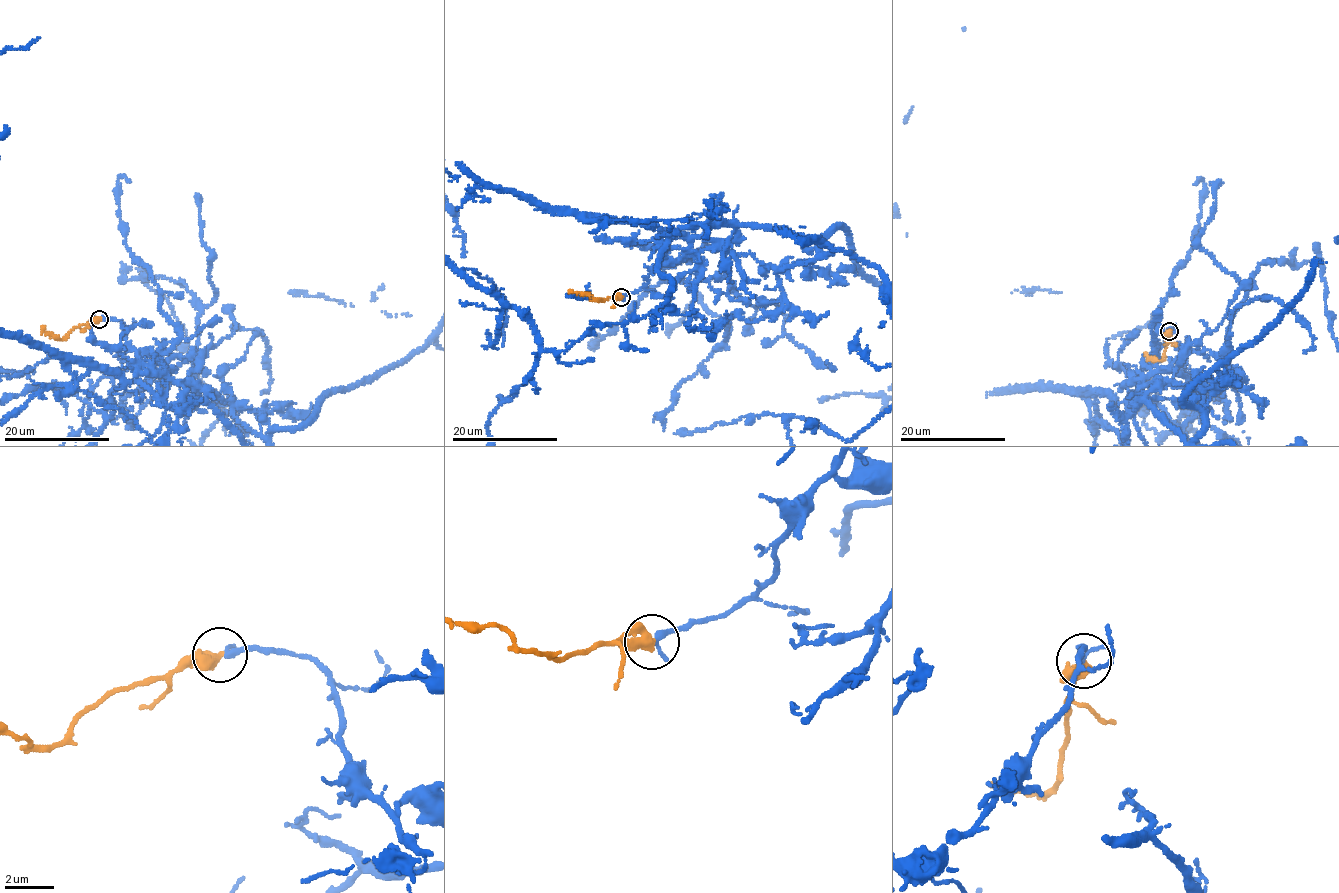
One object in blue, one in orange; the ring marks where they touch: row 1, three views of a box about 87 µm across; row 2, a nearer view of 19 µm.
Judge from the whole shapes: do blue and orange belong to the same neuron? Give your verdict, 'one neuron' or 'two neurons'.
one neuron

